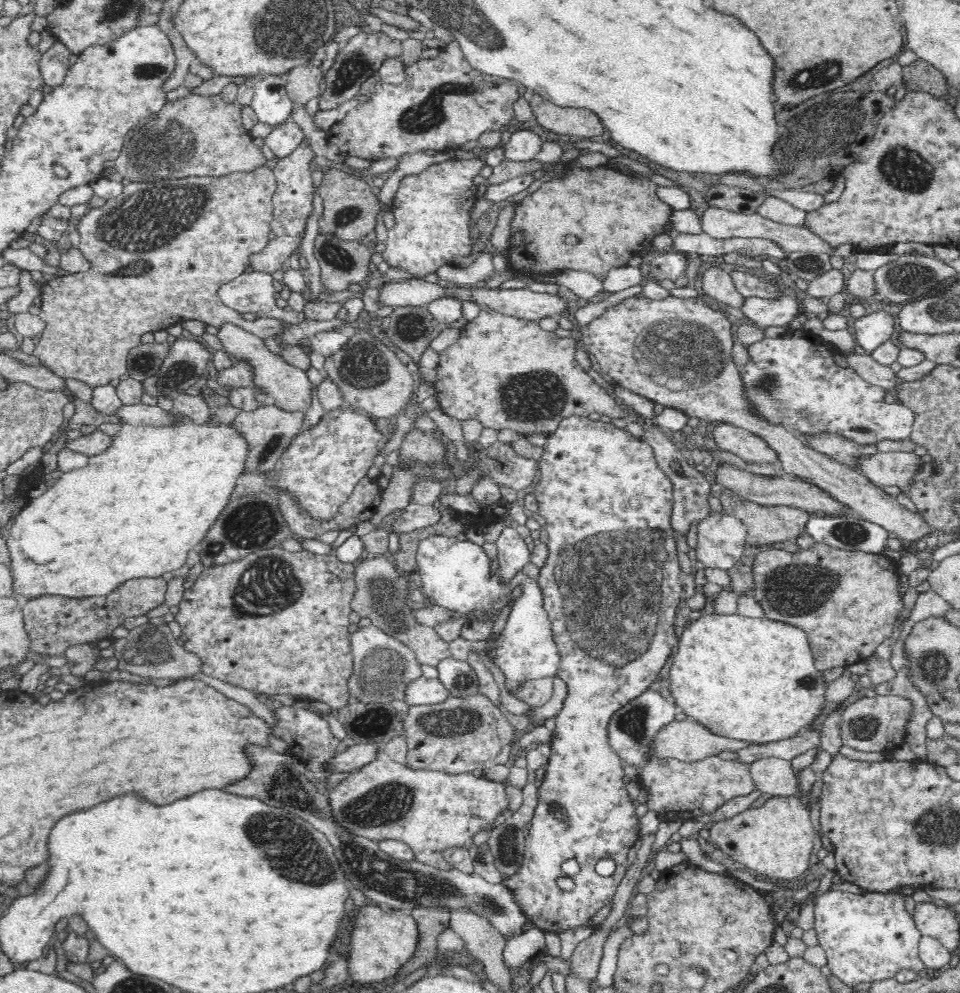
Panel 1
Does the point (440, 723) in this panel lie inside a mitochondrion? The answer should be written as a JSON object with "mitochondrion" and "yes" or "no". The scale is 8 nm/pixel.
{"mitochondrion":"yes"}

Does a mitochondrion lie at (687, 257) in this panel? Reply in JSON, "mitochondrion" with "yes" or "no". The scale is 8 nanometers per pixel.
{"mitochondrion":"no"}

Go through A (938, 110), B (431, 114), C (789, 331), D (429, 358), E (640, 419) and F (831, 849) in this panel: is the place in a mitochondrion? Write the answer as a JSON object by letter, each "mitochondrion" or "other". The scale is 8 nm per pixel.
{"A":"other","B":"mitochondrion","C":"other","D":"other","E":"other","F":"other"}

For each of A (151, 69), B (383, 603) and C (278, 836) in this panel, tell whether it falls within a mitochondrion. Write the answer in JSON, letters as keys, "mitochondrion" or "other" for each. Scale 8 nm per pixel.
{"A":"mitochondrion","B":"mitochondrion","C":"mitochondrion"}

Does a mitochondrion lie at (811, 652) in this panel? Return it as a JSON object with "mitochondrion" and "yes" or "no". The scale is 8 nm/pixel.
{"mitochondrion":"no"}

